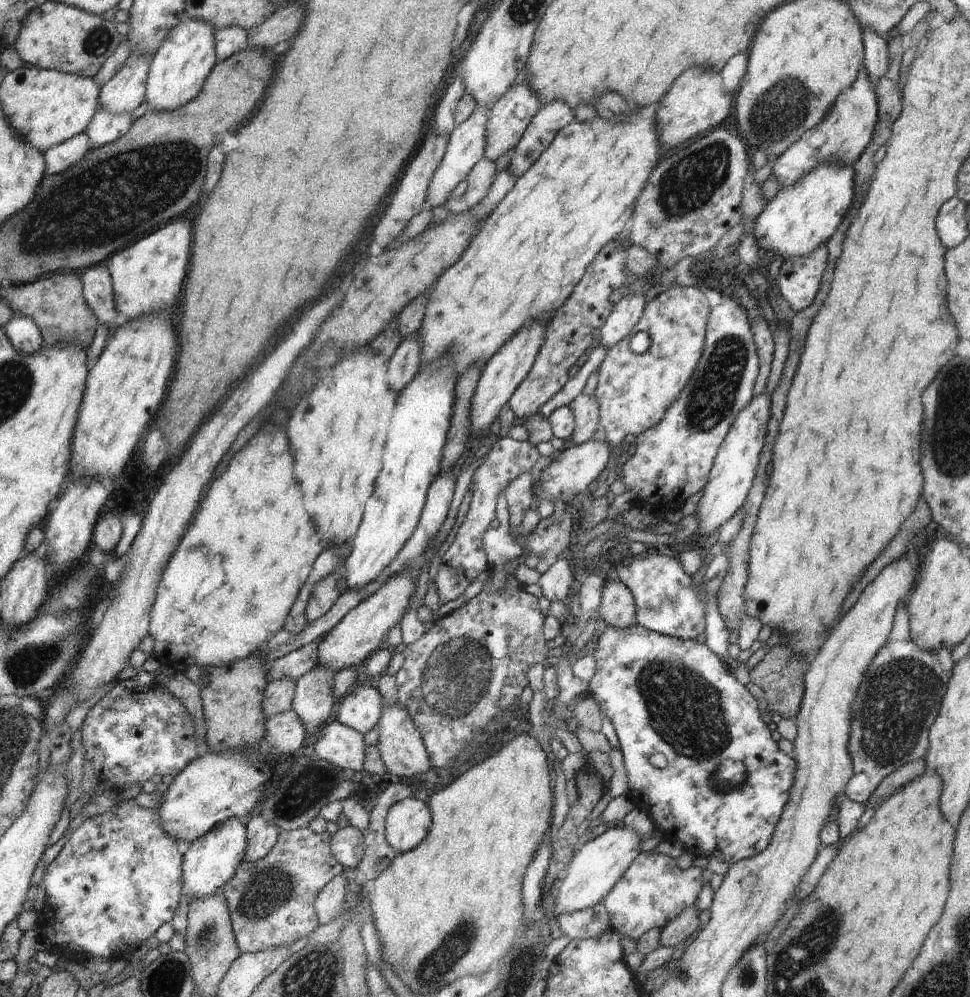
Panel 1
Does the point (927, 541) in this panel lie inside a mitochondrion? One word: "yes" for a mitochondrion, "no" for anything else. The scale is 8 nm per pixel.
no

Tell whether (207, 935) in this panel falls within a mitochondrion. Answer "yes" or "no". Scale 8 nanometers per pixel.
yes

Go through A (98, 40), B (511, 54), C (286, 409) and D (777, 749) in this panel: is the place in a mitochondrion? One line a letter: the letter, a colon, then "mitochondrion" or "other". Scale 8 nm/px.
A: mitochondrion
B: other
C: other
D: other

